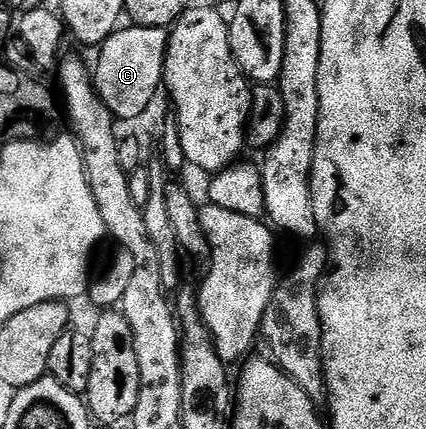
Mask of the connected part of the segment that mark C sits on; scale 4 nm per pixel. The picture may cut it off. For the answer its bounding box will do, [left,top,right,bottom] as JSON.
[92,24,170,121]

